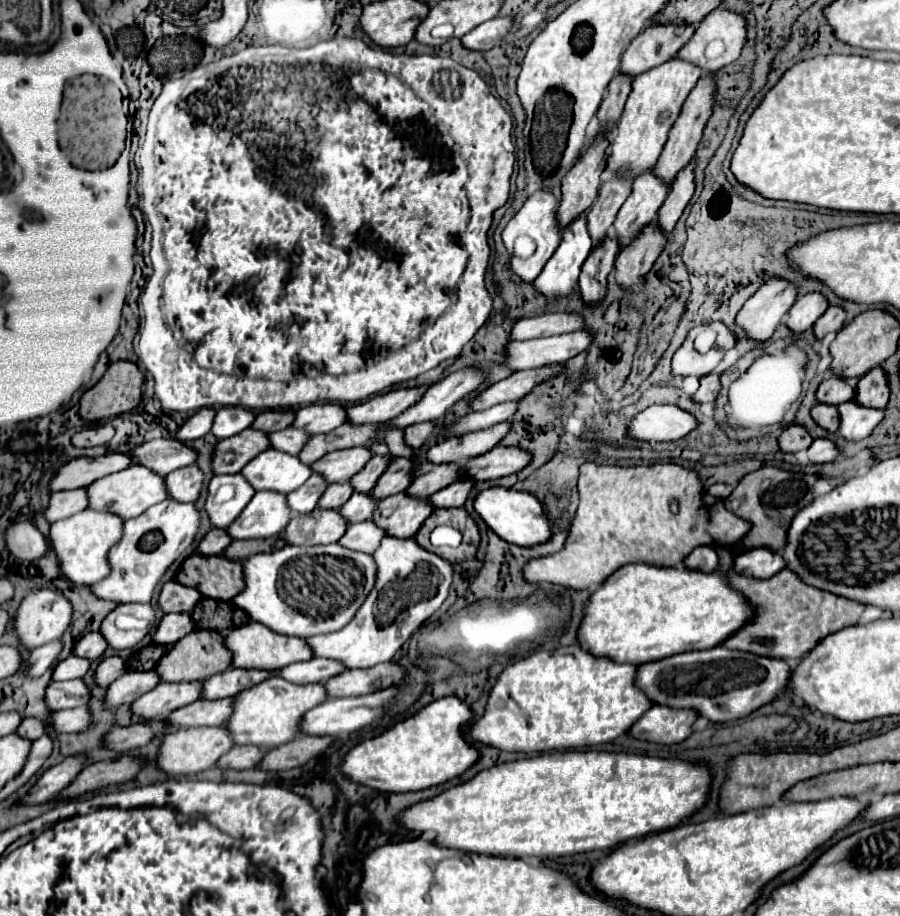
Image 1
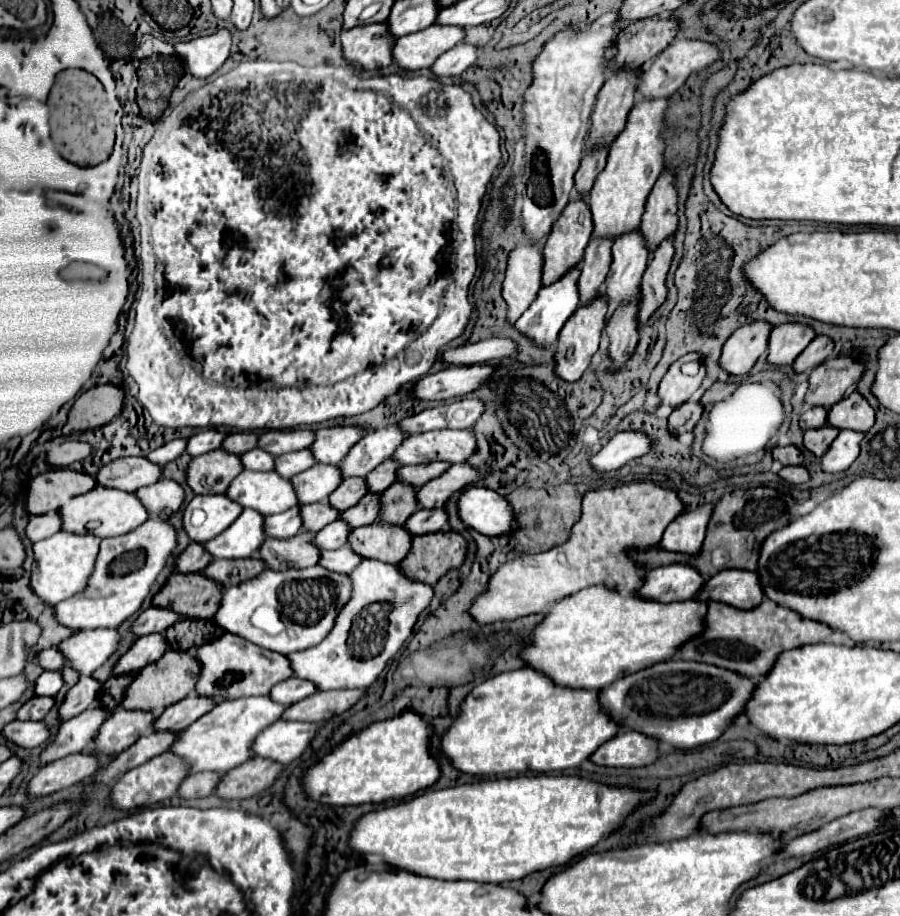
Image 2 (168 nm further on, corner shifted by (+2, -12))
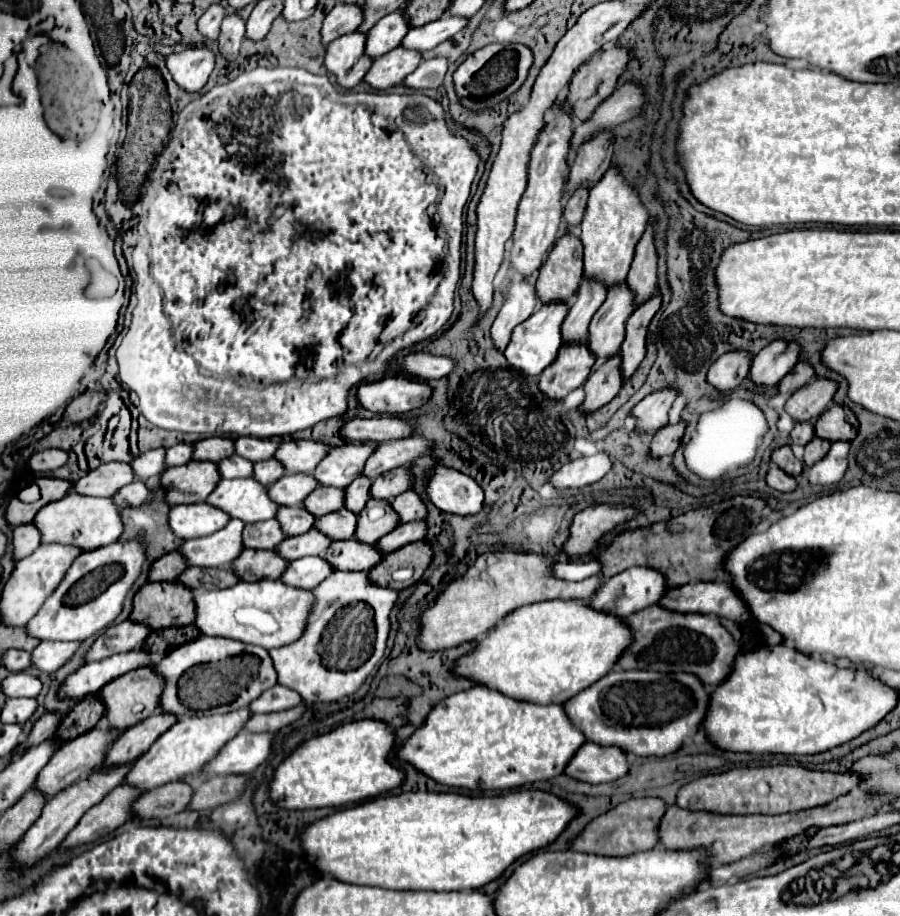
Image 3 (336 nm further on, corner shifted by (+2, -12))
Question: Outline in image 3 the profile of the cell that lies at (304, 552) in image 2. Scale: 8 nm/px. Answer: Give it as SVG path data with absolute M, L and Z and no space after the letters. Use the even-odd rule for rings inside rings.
M244 549L232 563L232 571L240 581L254 583L264 579L280 579L286 565L288 561L282 559L280 555L274 555L274 551Z

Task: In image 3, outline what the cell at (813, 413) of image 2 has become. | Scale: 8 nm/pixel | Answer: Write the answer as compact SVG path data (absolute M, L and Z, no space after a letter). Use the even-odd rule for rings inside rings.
M796 423L794 429L790 431L790 439L792 439L792 445L804 447L806 443L810 443L810 441L814 439L814 435L812 435L812 425L810 425L810 423Z

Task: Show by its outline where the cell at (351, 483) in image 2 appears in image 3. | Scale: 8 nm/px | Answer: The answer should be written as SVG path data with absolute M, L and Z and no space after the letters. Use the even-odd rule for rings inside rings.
M316 487L302 503L302 507L314 517L322 517L342 509L342 489L338 487Z

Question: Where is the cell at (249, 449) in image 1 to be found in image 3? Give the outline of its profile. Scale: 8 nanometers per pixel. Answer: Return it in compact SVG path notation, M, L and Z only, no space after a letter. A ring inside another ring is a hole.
M190 461L182 467L168 467L160 483L166 489L166 501L170 505L202 503L220 481L216 463Z

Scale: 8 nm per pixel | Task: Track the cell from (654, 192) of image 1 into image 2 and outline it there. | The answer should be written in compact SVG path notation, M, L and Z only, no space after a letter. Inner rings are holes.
M640 229L626 231L616 237L612 245L612 265L604 281L604 295L610 303L608 315L612 315L614 307L636 299L640 295L640 279L646 271L650 251L644 245L644 235Z

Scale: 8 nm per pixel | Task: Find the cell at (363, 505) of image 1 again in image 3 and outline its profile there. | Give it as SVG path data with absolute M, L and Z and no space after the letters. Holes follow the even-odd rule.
M312 529L312 531L306 531L302 535L296 535L296 537L286 537L284 541L280 541L274 551L282 557L282 559L300 559L300 557L306 557L306 555L318 555L318 557L324 557L324 551L328 549L332 541L326 537L326 535L320 535L320 531Z

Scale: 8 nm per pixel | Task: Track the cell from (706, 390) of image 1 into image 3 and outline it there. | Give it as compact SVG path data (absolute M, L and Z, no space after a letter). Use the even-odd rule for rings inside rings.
M682 421L676 423L676 425L672 425L672 427L662 427L662 429L654 435L654 439L652 439L652 443L650 443L648 455L654 457L654 459L666 457L666 455L674 455L674 451L680 447L680 439L682 439L682 435L684 435L684 427L686 427L686 425L684 425Z

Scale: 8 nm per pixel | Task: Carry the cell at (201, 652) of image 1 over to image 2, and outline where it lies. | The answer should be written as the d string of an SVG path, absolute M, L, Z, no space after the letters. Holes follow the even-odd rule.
M168 649L162 659L158 659L156 663L150 663L136 675L136 679L130 683L124 695L122 705L126 709L146 709L146 711L162 713L166 707L170 707L172 703L178 703L180 699L184 699L196 689L196 683L200 679L200 669L202 669L200 661L190 651Z

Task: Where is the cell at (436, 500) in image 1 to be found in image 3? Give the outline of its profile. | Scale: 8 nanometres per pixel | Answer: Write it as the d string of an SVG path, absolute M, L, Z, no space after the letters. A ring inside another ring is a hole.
M416 521L416 523L402 523L402 525L396 525L388 535L380 537L378 543L376 543L376 549L382 553L382 555L388 555L408 543L414 543L414 541L422 541L424 539L424 521Z

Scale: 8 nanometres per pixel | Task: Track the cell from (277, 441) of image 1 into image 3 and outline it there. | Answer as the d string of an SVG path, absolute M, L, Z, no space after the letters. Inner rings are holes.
M232 455L228 459L222 459L218 463L218 471L222 479L236 479L236 477L250 477L252 475L252 463L240 459L238 455Z

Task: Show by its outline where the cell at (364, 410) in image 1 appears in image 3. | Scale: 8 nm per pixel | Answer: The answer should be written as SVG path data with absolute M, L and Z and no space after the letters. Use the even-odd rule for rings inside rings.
M286 441L274 453L286 473L312 473L320 459L328 453L328 447L318 441Z

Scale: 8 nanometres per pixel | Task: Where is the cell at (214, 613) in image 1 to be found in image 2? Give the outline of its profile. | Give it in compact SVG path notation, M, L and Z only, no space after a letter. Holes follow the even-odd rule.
M190 617L180 619L166 631L166 639L170 643L170 649L174 651L188 651L194 647L202 647L206 643L216 641L220 635L224 635L224 629L218 627L218 623Z

